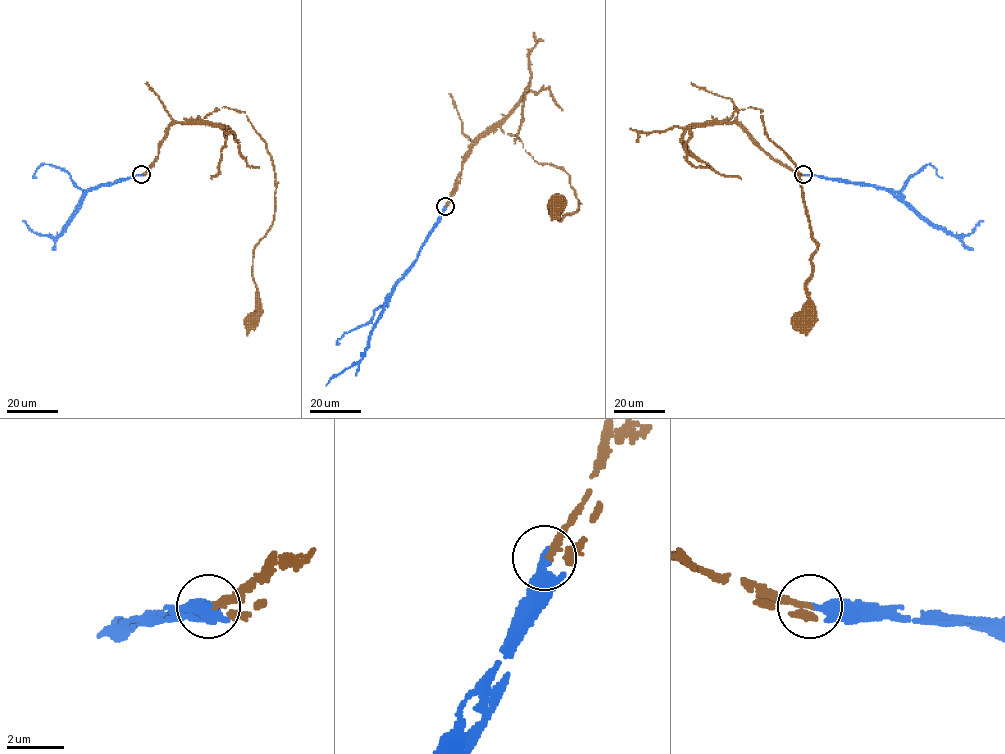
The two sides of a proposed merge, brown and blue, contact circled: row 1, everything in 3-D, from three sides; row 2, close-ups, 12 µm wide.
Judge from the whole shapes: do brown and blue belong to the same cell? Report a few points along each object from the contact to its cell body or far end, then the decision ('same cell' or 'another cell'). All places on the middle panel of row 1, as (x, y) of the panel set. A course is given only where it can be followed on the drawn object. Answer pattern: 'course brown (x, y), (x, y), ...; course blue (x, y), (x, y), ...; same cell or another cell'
course brown (444, 206), (470, 147), (499, 127), (537, 162), (569, 175), (576, 211), (558, 219), (562, 210), (554, 203); course blue (444, 206), (439, 223), (428, 234), (416, 260), (389, 294), (361, 358), (335, 374), (326, 385); same cell

